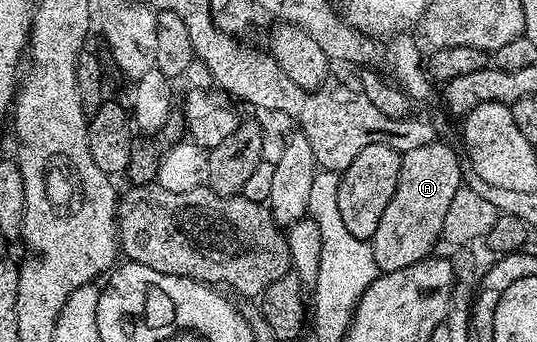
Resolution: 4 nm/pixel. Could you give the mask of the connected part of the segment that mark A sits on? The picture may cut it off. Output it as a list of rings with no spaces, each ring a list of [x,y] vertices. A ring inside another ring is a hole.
[[[433,142],[426,146],[418,146],[418,150],[410,150],[403,153],[400,158],[400,177],[398,178],[398,186],[394,190],[394,198],[390,198],[390,206],[386,206],[386,211],[382,213],[382,222],[378,222],[378,230],[374,230],[371,238],[372,253],[374,254],[374,262],[380,272],[393,272],[394,270],[402,270],[406,266],[414,266],[414,262],[419,260],[427,260],[433,255],[432,248],[442,240],[442,221],[446,219],[446,206],[450,206],[451,200],[454,199],[454,194],[462,187],[462,176],[460,180],[460,160],[456,157],[456,152],[448,144],[440,144],[441,142]]]

